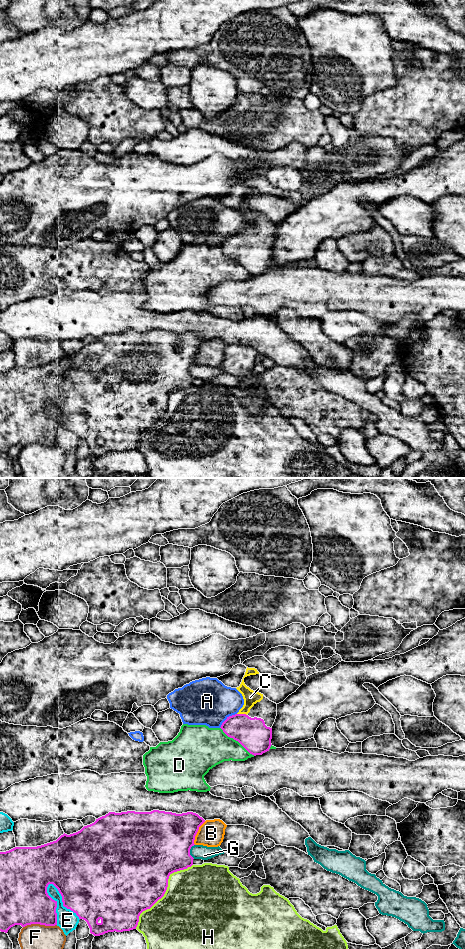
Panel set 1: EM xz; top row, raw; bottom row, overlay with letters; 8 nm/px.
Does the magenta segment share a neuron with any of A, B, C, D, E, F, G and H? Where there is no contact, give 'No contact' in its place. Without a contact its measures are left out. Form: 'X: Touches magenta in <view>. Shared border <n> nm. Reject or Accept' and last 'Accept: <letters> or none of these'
A: Touches magenta in xz. Shared border 180 nm. Reject
B: Touches magenta in xz. Shared border 220 nm. Reject
C: Touches magenta in xz. Shared border 80 nm. Accept
D: Touches magenta in xz. Shared border 360 nm. Reject
E: Touches magenta in xz. Shared border 380 nm. Reject
F: Touches magenta in xz. Shared border 280 nm. Reject
G: Touches magenta in xz. Shared border 120 nm. Reject
H: Touches magenta in xz. Shared border 700 nm. Reject
Accept: C

